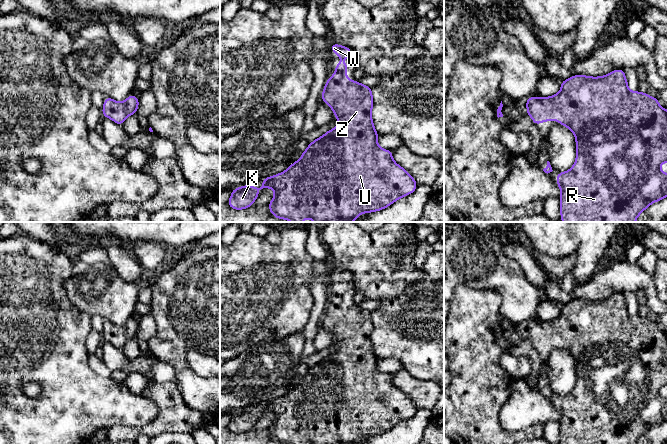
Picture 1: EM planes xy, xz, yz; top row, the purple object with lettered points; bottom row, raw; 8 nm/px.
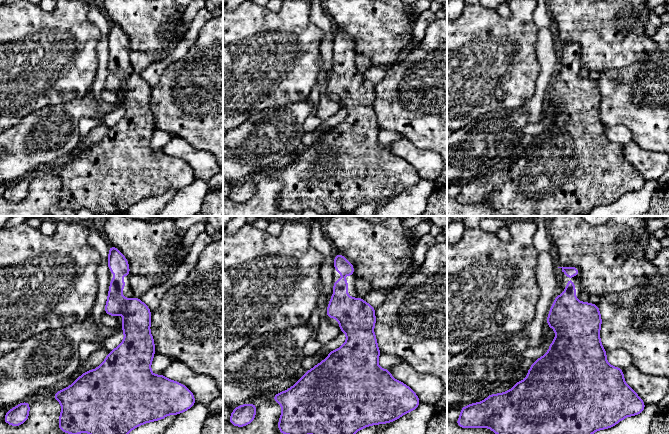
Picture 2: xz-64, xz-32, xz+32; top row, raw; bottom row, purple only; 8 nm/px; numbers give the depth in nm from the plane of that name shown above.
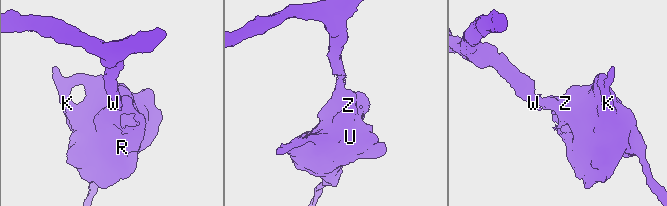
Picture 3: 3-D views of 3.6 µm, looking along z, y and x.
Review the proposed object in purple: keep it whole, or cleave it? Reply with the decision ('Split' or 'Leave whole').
Leave whole

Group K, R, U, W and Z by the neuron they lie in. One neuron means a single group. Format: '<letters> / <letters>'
K R U W Z

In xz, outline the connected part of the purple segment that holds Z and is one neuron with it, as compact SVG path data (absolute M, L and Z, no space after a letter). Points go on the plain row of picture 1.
M338 286L336 287L337 291L335 292L335 298L327 303L327 307L324 311L323 317L321 318L321 324L328 327L329 331L334 335L335 341L338 342L340 347L330 355L326 356L320 362L311 366L308 372L302 377L301 383L291 388L291 390L285 394L283 397L276 398L272 401L264 402L262 405L262 410L257 413L254 410L244 409L237 413L232 414L231 421L227 426L228 430L236 434L242 434L250 431L259 418L259 415L263 412L273 412L275 414L275 420L269 427L270 437L273 438L278 443L286 443L286 444L303 444L305 442L310 442L312 444L354 444L362 437L370 437L382 434L388 430L390 430L393 426L398 424L401 421L407 420L413 417L417 412L417 407L414 402L401 390L397 389L392 382L391 374L384 374L380 372L377 368L377 362L379 358L374 353L374 348L371 341L371 334L374 329L372 323L372 313L368 310L362 309L360 306L349 304L345 297L348 295L346 286Z

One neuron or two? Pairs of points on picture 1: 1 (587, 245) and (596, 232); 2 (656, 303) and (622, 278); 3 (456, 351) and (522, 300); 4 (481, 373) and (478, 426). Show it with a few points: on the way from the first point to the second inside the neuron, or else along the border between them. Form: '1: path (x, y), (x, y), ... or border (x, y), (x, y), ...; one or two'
1: path (590, 242), (594, 235); one
2: path (650, 292), (649, 286), (642, 279), (633, 278); one
3: border (497, 292), (500, 295), (499, 313), (501, 315); two
4: path (478, 386), (478, 413); one

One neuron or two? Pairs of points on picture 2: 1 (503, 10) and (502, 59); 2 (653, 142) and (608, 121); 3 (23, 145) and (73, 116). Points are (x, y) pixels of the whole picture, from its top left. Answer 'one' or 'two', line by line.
1: two
2: one
3: one

